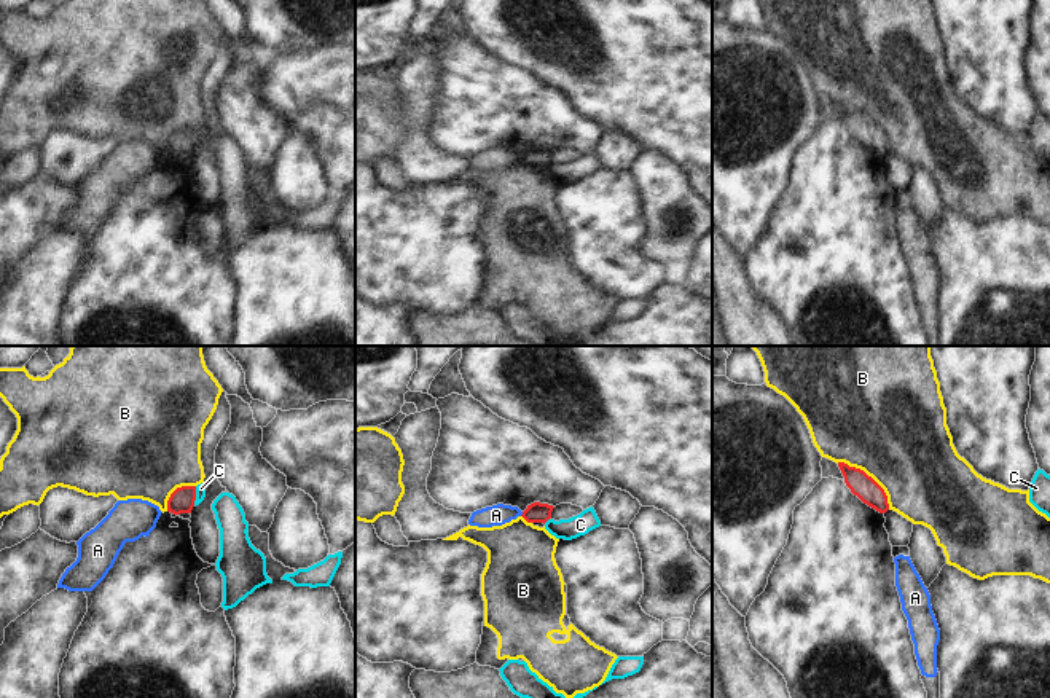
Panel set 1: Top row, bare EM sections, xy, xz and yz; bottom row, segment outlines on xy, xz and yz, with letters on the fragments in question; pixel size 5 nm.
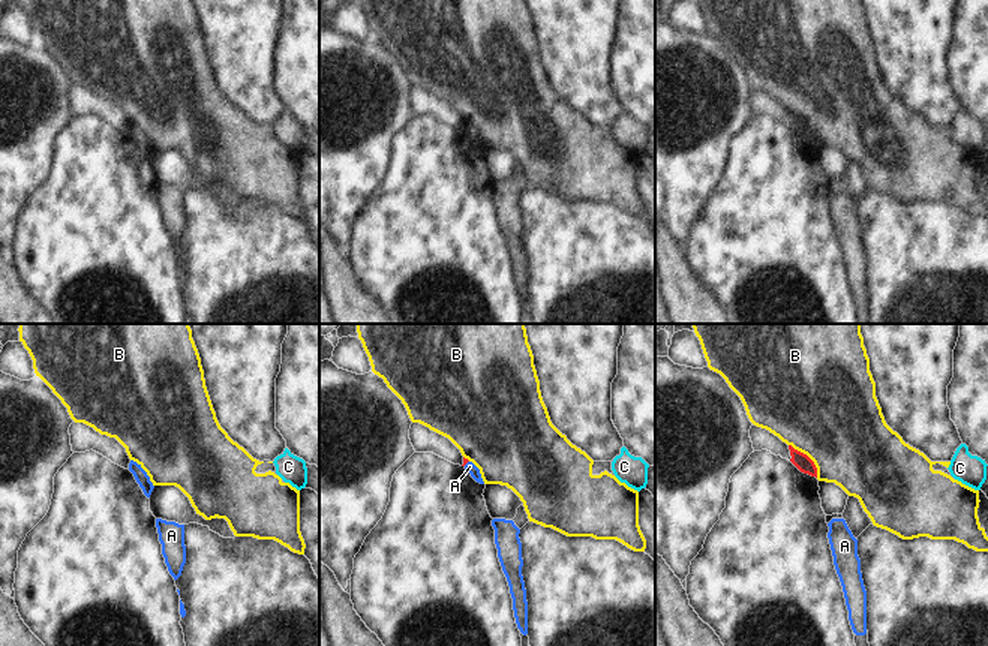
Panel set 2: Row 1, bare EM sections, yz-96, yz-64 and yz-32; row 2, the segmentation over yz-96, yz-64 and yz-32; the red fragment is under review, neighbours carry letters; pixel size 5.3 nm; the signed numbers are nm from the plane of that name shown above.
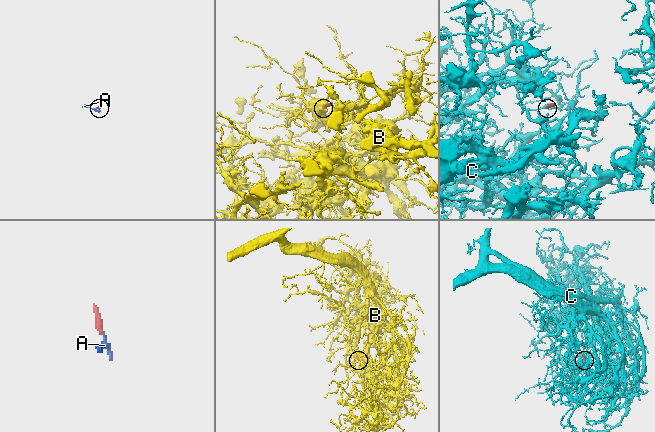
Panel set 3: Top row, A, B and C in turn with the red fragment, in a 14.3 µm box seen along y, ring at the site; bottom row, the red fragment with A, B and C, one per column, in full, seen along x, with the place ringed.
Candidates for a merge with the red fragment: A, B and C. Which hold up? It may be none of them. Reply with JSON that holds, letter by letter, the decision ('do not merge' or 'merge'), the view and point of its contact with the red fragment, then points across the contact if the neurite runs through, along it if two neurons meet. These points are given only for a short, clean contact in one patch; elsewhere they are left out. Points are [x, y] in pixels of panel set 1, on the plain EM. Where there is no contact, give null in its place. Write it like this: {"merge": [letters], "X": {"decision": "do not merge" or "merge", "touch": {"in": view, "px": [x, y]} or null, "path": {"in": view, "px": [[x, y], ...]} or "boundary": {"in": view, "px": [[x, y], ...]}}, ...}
{"merge": [], "A": {"decision": "do not merge", "touch": {"in": "xz", "px": [523, 156]}, "boundary": {"in": "xz", "px": [[523, 155], [520, 158]]}}, "B": {"decision": "do not merge", "touch": {"in": "yz", "px": [870, 120]}}, "C": {"decision": "do not merge", "touch": {"in": "xy", "px": [195, 139]}, "boundary": {"in": "xy", "px": [[196, 129], [193, 149]]}}}

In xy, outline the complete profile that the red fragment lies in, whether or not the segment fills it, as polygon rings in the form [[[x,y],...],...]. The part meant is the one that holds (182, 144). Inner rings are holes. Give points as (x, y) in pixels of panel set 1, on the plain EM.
[[[196,129],[177,131],[167,143],[167,155],[174,158],[191,156],[194,143],[196,143]]]

